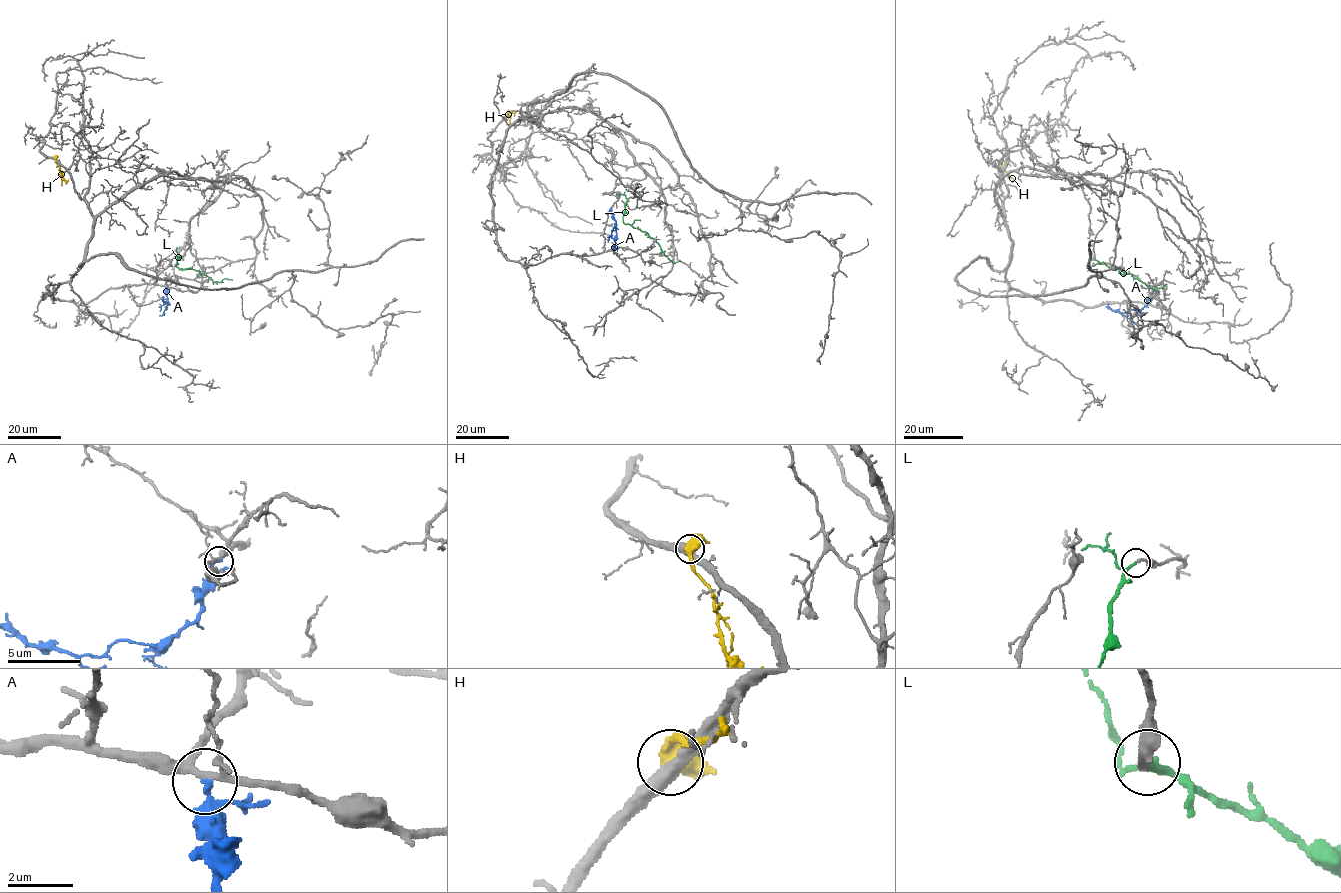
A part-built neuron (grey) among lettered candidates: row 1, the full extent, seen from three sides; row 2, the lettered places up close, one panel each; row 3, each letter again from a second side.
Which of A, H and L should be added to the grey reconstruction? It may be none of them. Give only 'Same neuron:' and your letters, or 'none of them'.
Same neuron: L

